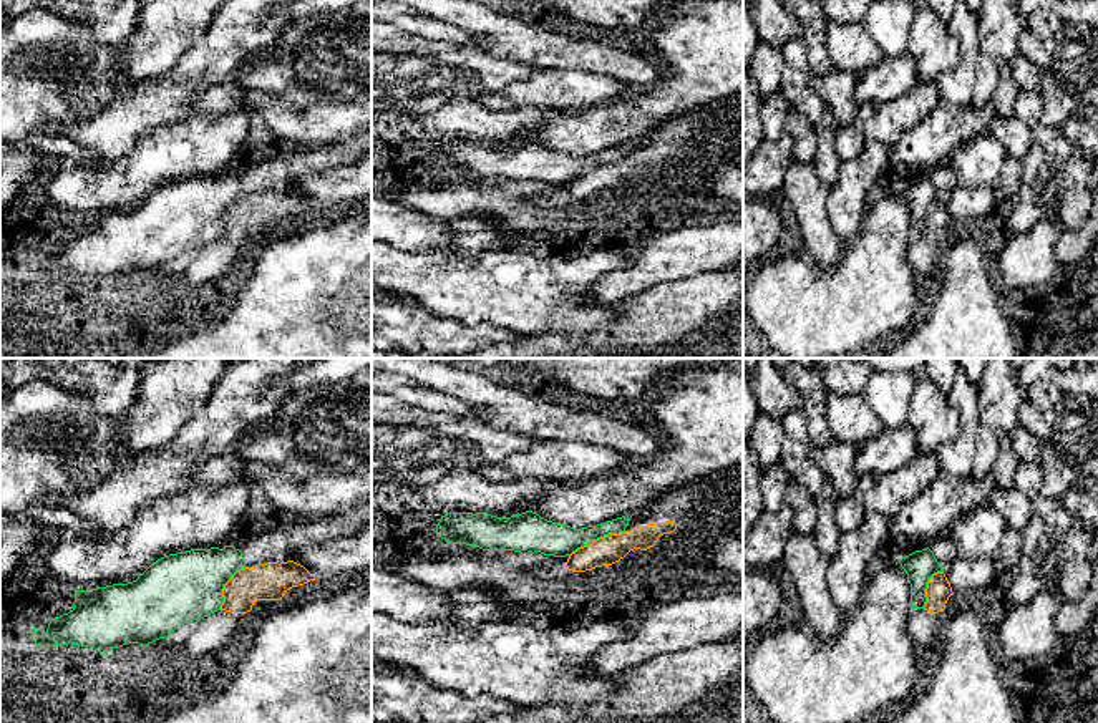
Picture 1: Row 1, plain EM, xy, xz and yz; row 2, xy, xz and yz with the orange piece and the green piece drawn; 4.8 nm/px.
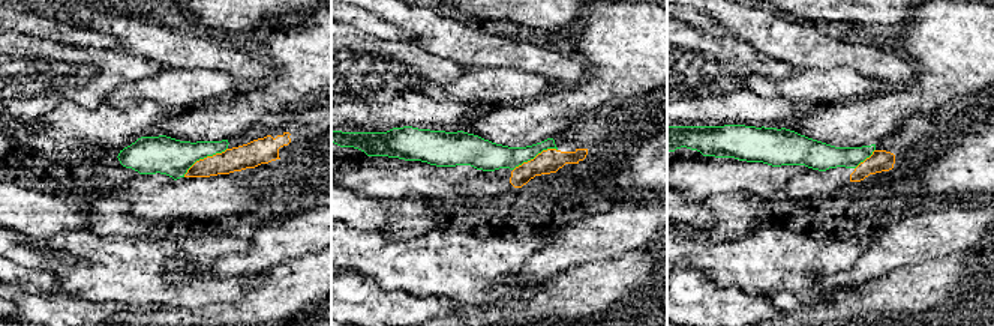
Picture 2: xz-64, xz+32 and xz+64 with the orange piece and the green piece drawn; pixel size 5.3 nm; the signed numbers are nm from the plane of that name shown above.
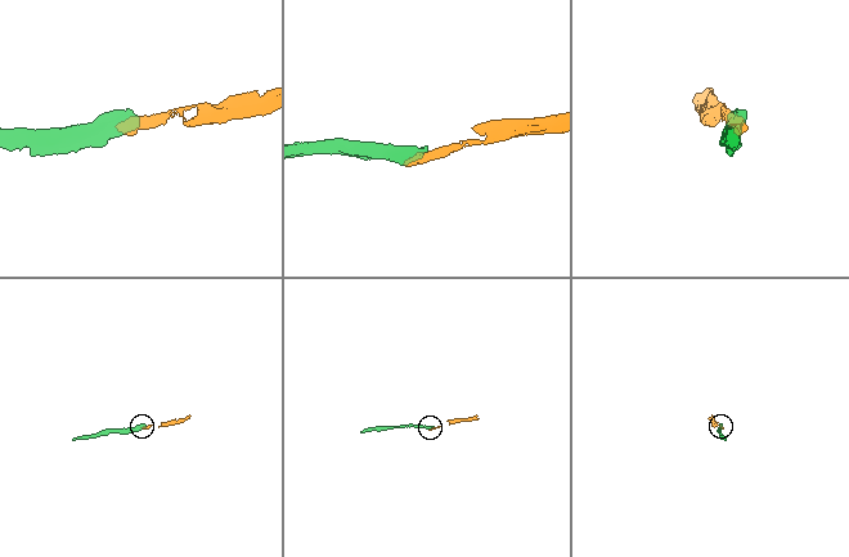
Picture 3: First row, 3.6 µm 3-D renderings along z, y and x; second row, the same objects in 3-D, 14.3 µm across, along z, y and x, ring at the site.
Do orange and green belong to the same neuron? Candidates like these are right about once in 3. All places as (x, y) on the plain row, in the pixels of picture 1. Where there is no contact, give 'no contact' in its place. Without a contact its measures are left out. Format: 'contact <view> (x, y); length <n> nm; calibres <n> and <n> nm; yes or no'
contact xz (597, 168); length 300 nm; calibres 140 and 160 nm; no

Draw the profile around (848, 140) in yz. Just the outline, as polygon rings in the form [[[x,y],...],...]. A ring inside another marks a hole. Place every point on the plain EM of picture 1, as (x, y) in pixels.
[[[861,104],[856,119],[849,126],[839,126],[834,134],[834,148],[841,161],[856,158],[864,143],[864,124],[874,113],[874,104]]]

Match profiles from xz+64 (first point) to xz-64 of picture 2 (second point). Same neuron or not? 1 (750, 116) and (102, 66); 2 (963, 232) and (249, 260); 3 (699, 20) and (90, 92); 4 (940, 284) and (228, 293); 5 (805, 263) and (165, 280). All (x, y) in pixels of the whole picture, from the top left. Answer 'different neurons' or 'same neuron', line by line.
1: different neurons
2: same neuron
3: different neurons
4: different neurons
5: same neuron

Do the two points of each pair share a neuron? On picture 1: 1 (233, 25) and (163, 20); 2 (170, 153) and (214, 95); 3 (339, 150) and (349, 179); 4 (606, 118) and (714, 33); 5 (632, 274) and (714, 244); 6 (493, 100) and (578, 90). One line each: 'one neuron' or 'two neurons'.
1: two neurons
2: two neurons
3: two neurons
4: one neuron
5: one neuron
6: one neuron

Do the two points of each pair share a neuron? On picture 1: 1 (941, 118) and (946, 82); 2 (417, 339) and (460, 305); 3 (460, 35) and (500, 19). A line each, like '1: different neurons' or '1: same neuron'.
1: different neurons
2: different neurons
3: different neurons

